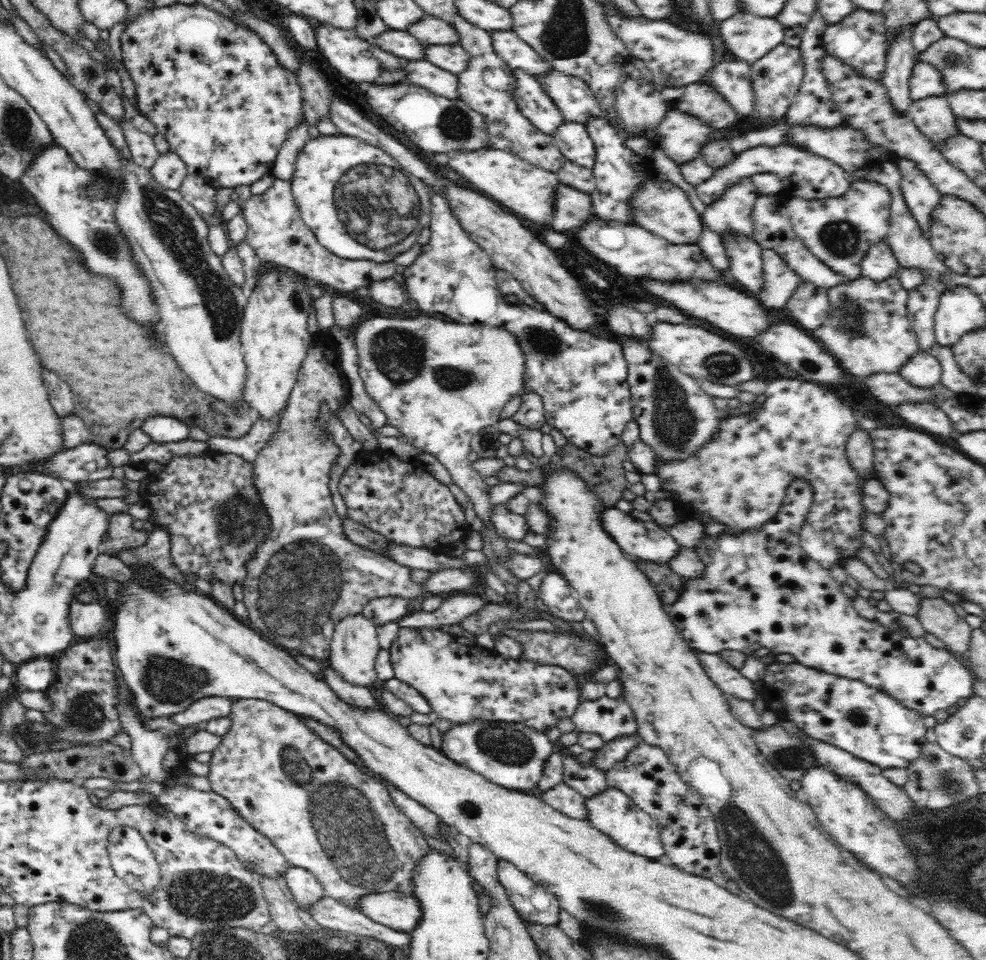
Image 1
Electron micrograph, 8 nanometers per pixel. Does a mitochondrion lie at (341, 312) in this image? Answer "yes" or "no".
no

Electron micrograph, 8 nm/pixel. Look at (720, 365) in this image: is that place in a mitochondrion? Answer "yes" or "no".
yes

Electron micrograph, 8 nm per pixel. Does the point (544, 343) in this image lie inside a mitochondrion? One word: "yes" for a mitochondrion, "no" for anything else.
yes

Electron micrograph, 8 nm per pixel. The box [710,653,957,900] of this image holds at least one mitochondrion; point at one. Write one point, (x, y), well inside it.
(790, 756)

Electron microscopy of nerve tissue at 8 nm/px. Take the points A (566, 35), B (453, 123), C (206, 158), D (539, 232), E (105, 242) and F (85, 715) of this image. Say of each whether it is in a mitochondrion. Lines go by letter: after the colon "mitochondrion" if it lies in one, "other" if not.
A: mitochondrion
B: mitochondrion
C: other
D: other
E: mitochondrion
F: mitochondrion

